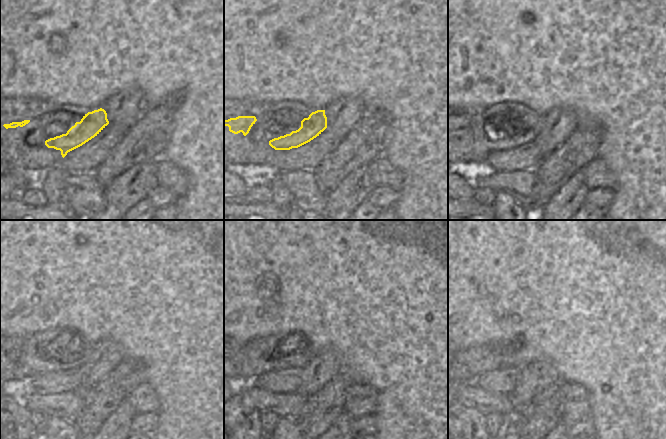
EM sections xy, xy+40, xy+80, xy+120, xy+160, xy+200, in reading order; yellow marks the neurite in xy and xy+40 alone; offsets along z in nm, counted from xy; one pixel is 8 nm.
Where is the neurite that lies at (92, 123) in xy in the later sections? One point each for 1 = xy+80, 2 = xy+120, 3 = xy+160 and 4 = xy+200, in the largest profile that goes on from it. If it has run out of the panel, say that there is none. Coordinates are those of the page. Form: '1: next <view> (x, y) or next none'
1: next xy+80 (470, 122)
2: next xy+120 (35, 363)
3: next xy+160 (259, 354)
4: next xy+200 (486, 358)

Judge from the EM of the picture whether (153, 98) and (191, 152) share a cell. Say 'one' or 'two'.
one

